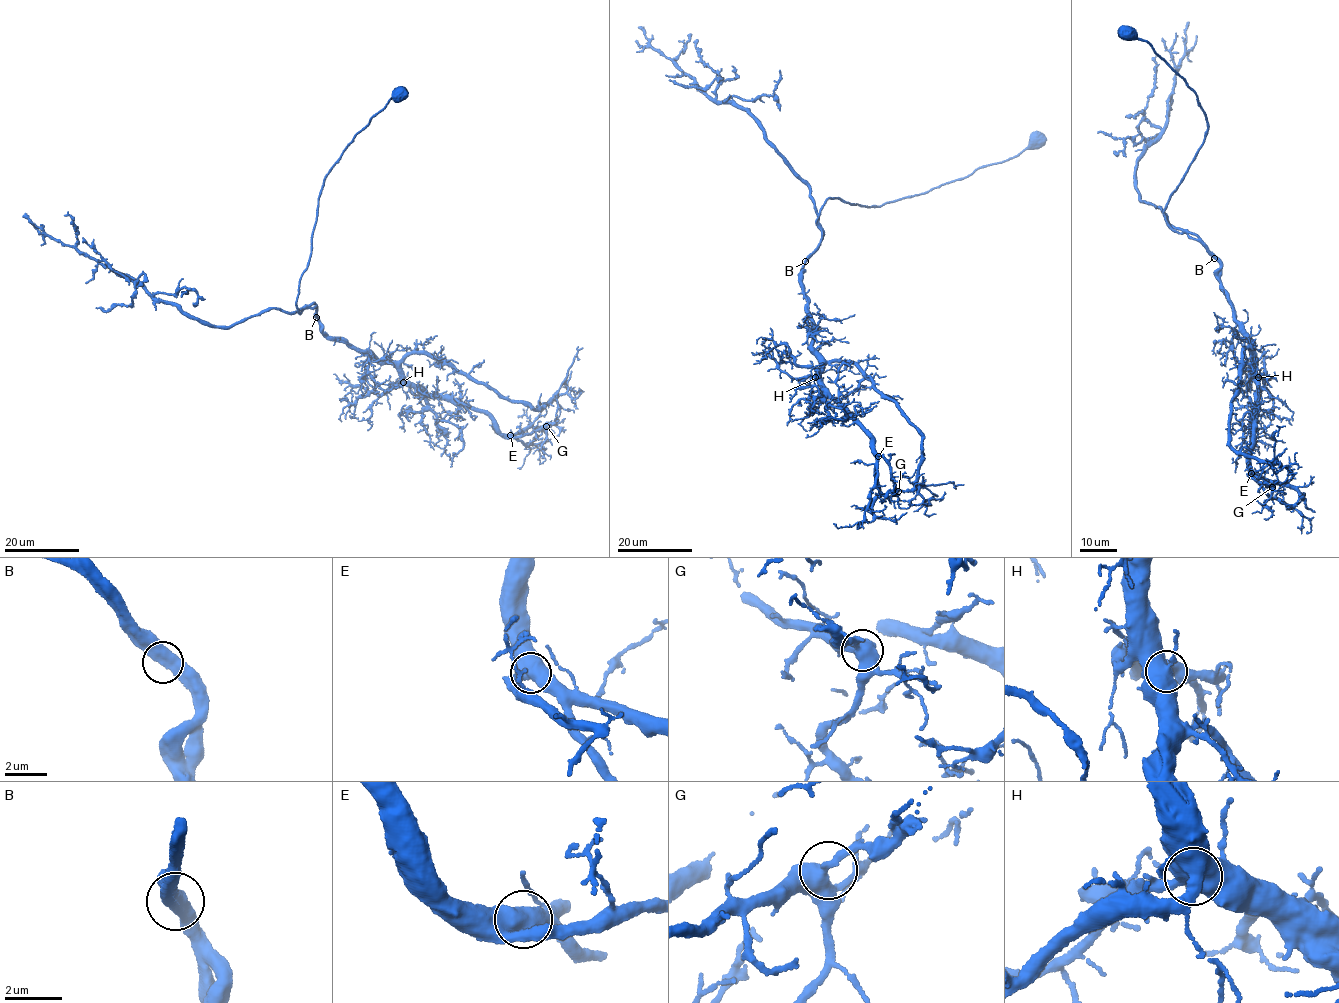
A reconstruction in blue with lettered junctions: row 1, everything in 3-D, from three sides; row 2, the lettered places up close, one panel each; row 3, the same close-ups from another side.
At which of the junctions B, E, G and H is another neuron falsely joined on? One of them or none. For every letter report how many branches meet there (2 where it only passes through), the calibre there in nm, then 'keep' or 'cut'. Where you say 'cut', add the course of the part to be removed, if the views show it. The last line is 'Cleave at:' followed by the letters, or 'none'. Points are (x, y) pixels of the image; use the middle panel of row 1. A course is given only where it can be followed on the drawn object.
B: branches 2; calibre 500 nm; keep
E: branches 2; calibre 550 nm; keep
G: branches 2; calibre 500 nm; keep
H: branches 2; calibre 550 nm; keep
Cleave at: none

